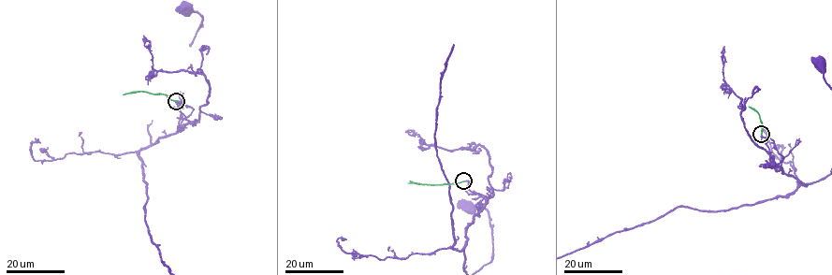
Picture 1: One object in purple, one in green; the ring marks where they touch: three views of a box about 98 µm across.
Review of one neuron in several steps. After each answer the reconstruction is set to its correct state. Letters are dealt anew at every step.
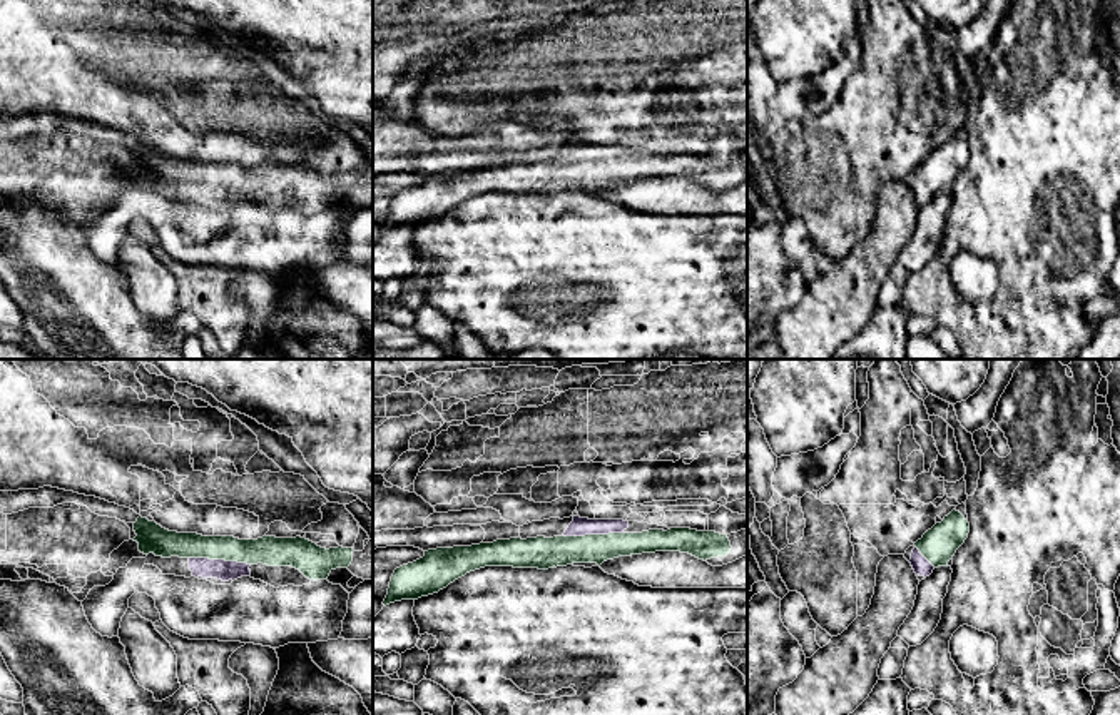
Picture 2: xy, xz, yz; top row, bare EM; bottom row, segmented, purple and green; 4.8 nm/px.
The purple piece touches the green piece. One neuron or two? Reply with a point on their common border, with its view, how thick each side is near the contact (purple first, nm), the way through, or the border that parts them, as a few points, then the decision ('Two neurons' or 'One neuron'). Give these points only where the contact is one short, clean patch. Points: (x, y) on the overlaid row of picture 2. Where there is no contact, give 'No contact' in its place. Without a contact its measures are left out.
Touches purple at xy (219, 560). Thickness 100 nm (purple) against 140 nm. Path across: xy (223, 570), (219, 560), (246, 552), (268, 550). One neuron

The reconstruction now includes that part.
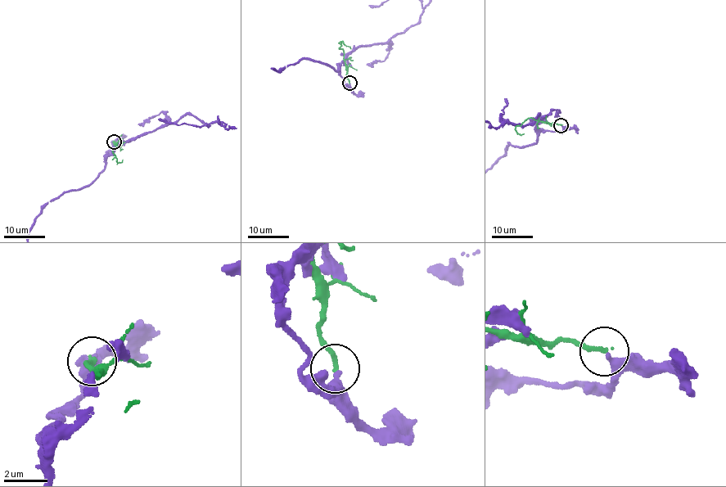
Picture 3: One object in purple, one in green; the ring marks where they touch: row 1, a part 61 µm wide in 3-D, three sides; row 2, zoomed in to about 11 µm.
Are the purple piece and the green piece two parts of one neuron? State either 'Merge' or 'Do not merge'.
Do not merge

